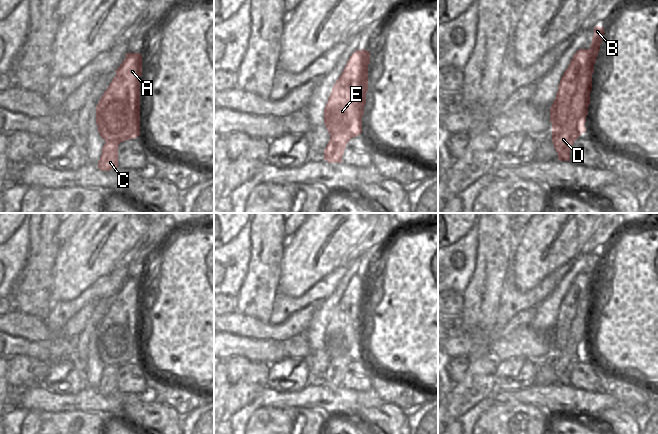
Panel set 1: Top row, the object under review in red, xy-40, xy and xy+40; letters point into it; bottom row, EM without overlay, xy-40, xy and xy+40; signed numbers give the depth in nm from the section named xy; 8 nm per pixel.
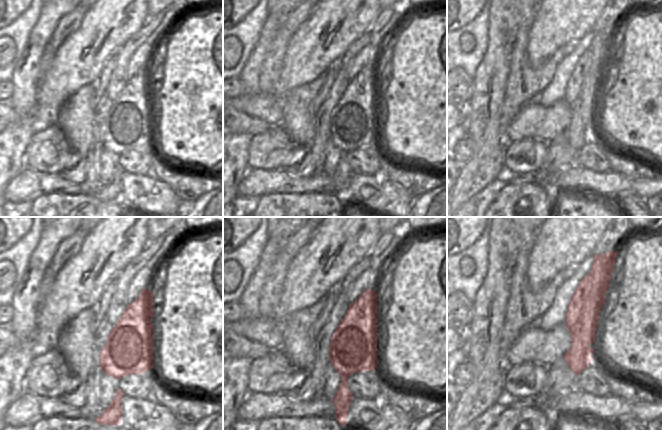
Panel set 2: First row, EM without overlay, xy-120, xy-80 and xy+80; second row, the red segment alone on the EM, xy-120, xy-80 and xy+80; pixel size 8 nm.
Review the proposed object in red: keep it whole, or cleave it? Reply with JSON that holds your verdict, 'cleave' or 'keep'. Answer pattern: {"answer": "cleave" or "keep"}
{"answer": "cleave"}

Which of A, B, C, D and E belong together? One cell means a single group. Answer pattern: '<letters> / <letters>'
A E / B C D

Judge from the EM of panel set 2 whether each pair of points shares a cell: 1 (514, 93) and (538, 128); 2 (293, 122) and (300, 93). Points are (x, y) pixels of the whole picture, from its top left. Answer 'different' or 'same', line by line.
1: different
2: same

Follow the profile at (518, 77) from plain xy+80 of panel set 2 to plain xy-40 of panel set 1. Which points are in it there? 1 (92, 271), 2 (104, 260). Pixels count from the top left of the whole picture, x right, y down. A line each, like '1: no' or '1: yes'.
1: no
2: no

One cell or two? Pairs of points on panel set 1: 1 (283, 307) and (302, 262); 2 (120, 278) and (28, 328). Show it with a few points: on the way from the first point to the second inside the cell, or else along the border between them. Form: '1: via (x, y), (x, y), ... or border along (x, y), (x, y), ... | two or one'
1: border along (310, 288), (300, 296), (287, 296), (278, 292) | two
2: border along (43, 321), (51, 334), (50, 340) | two

